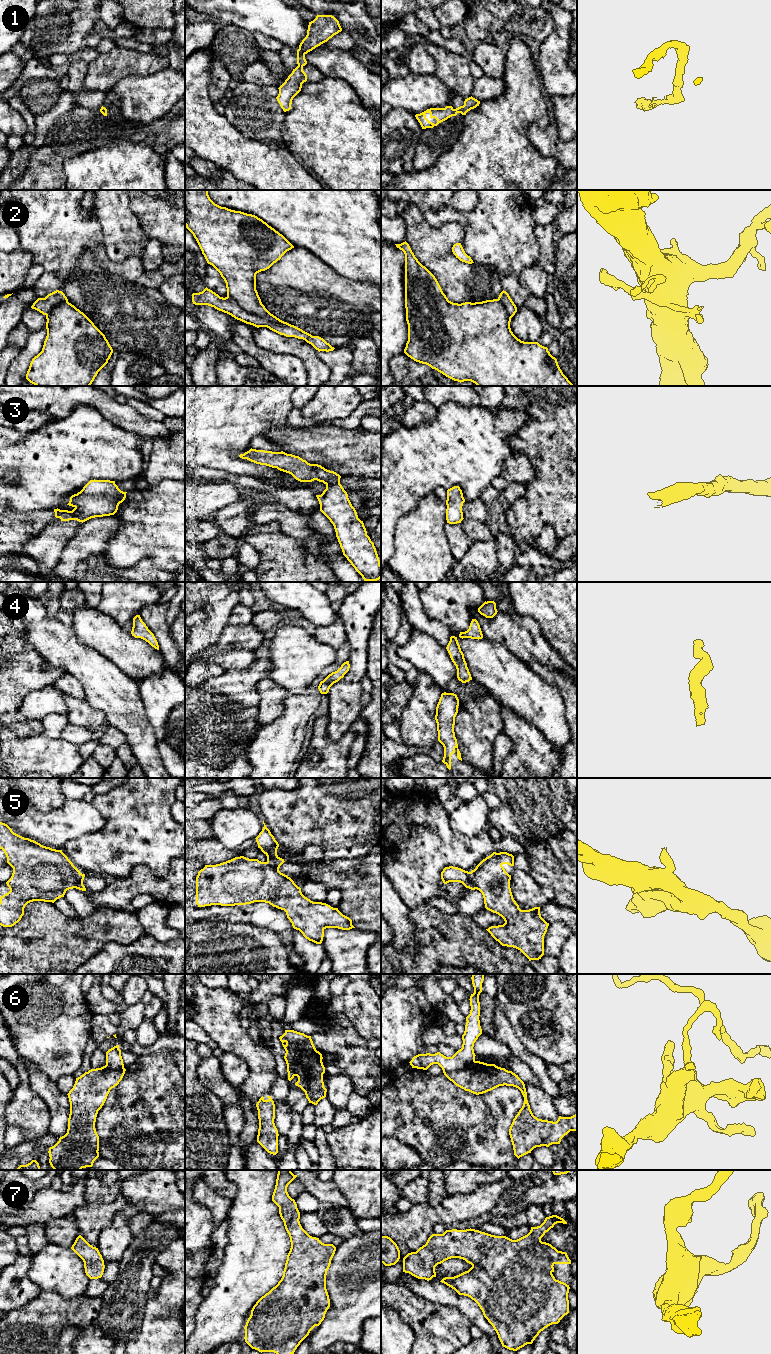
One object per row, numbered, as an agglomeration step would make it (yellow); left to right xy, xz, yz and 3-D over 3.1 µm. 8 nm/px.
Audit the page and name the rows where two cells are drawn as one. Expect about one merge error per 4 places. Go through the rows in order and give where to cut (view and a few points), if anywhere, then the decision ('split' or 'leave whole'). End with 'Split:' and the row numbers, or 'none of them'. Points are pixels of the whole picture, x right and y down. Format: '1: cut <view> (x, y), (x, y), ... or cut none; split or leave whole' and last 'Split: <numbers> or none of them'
1: cut yz (454, 109), (452, 115); split
2: cut xz (227, 296), (252, 313), (271, 321), (283, 322); split
3: cut none; leave whole
4: cut none; leave whole
5: cut yz (469, 872), (471, 882), (475, 888); split
6: cut yz (475, 1061), (460, 1069), (443, 1071); split
7: cut none; leave whole
Split: 1, 2, 5, 6

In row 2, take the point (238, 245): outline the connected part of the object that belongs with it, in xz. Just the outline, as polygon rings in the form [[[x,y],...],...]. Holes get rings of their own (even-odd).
[[[185,190],[185,226],[186,228],[193,234],[194,238],[196,239],[202,254],[204,255],[206,261],[208,264],[212,265],[221,275],[221,277],[224,279],[226,283],[227,288],[227,297],[235,300],[244,310],[255,314],[261,318],[264,318],[268,321],[275,322],[275,323],[283,323],[284,321],[280,320],[273,314],[271,314],[265,306],[262,304],[261,299],[258,295],[258,292],[256,290],[256,274],[265,271],[269,269],[274,263],[276,263],[278,260],[281,259],[281,257],[289,250],[294,248],[294,246],[278,231],[276,231],[274,228],[269,226],[266,222],[264,222],[262,219],[258,218],[255,215],[247,214],[241,211],[235,211],[228,209],[226,207],[221,207],[217,204],[215,204],[208,195],[208,190]]]

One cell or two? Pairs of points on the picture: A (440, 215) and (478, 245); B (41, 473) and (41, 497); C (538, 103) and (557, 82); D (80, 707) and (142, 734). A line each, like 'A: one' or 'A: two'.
A: one
B: one
C: two
D: two

